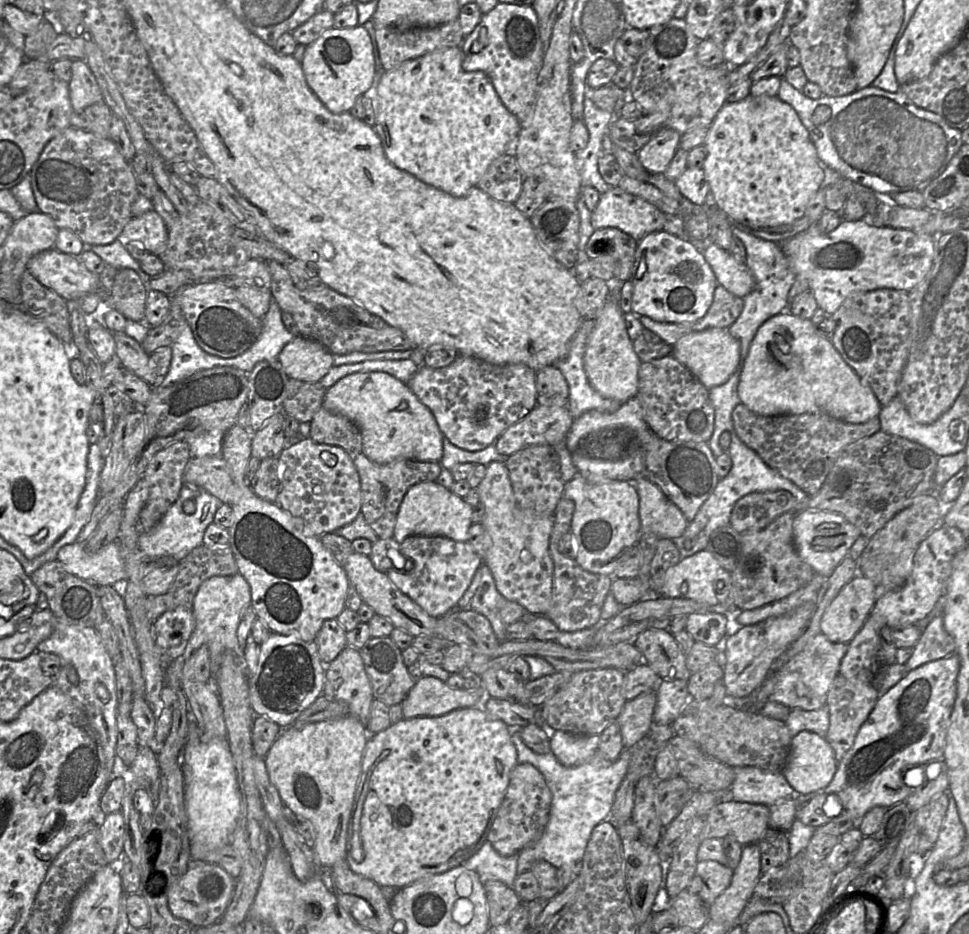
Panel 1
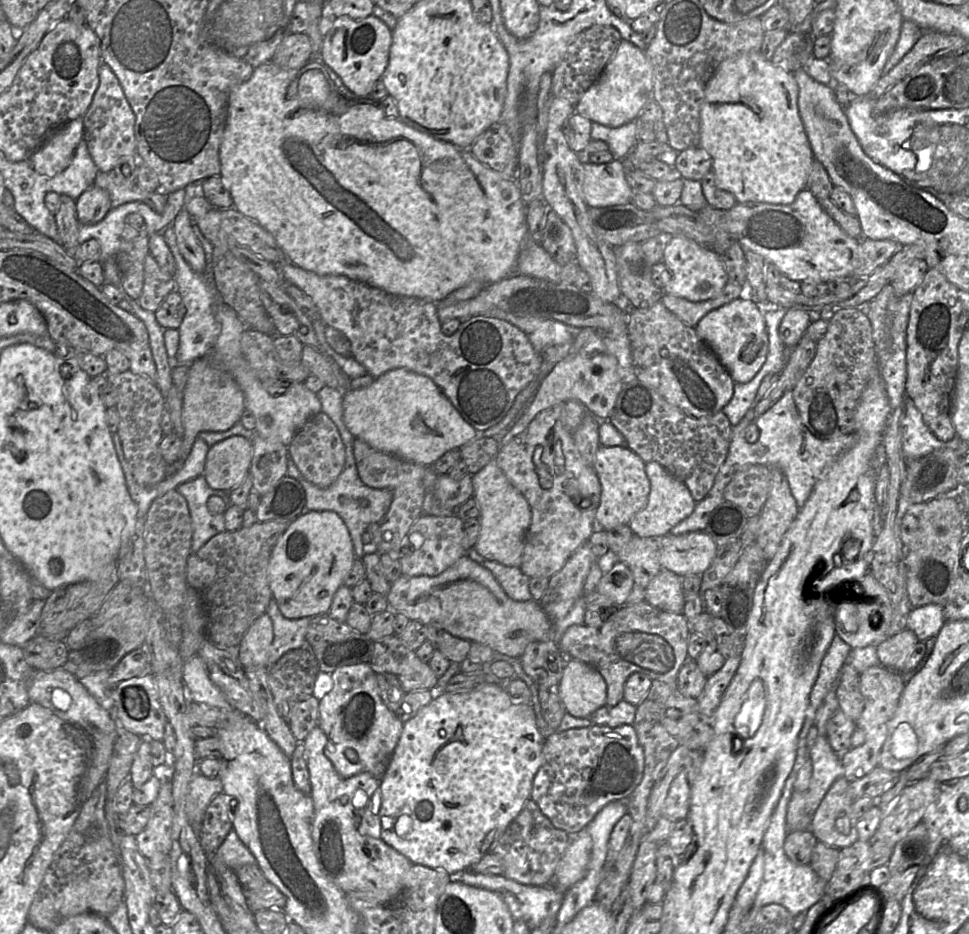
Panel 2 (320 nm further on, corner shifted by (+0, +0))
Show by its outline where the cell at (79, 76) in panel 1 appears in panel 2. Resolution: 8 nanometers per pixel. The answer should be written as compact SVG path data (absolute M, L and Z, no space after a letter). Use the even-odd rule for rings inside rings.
M102 63L98 75L98 88L83 116L83 139L99 171L110 172L122 157L136 156L135 115L111 68Z

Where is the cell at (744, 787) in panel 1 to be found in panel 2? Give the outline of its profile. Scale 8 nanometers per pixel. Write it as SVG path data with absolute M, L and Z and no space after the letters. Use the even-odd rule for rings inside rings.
M837 634L834 636L819 669L819 674L809 697L806 716L799 733L798 744L806 742L809 729L815 725L816 712L822 705L827 693L834 688L840 672L852 648Z

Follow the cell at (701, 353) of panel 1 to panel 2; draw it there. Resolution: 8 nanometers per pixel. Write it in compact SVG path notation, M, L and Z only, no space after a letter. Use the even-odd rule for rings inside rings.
M748 295L709 312L694 328L699 338L716 354L735 383L751 381L766 360L769 339L763 311Z

